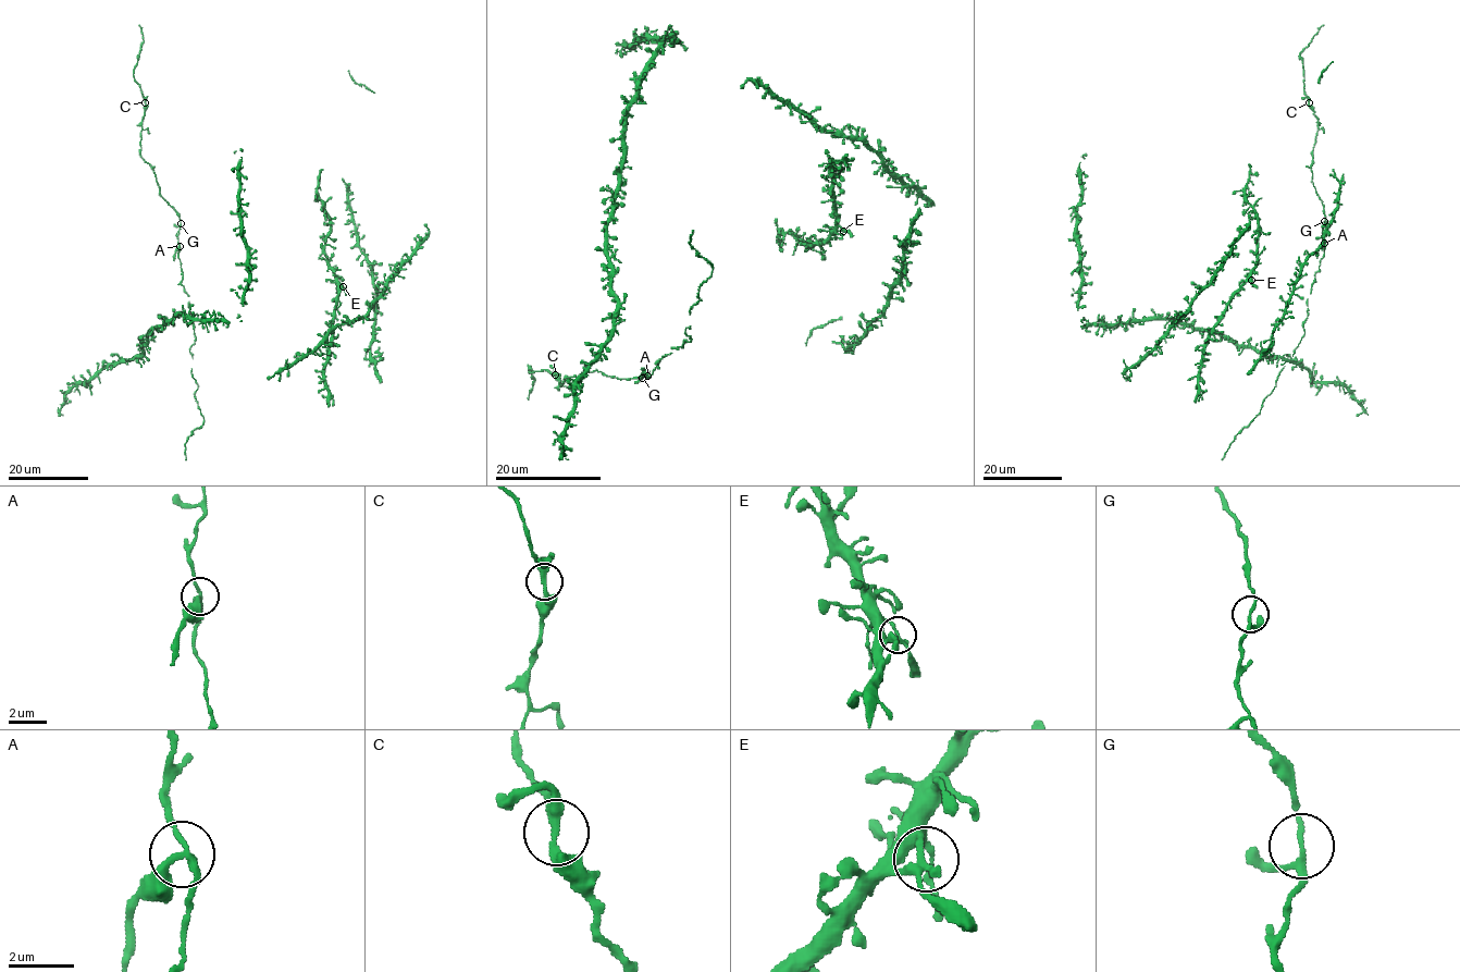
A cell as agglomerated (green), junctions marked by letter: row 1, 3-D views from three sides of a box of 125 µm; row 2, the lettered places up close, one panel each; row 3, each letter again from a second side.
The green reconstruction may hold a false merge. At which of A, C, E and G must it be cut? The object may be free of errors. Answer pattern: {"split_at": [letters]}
{"split_at": ["A"]}

